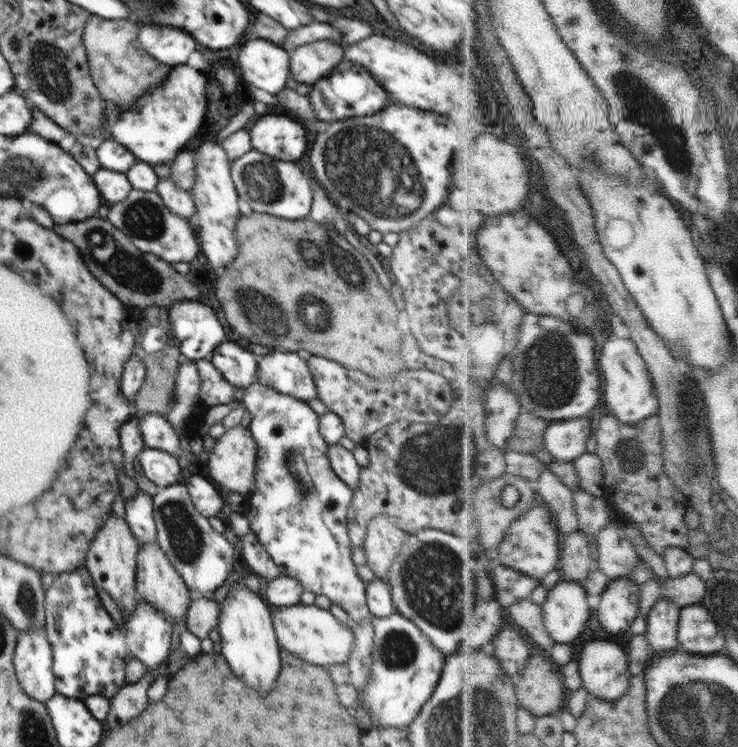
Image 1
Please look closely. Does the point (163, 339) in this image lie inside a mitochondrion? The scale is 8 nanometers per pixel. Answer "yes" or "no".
no

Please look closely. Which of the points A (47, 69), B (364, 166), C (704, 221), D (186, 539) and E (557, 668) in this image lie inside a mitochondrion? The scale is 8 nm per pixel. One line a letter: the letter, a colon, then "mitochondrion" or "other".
A: mitochondrion
B: mitochondrion
C: other
D: mitochondrion
E: other

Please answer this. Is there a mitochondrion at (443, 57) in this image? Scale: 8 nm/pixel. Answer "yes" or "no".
no

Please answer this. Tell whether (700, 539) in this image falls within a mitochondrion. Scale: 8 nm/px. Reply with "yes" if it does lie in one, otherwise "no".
yes

